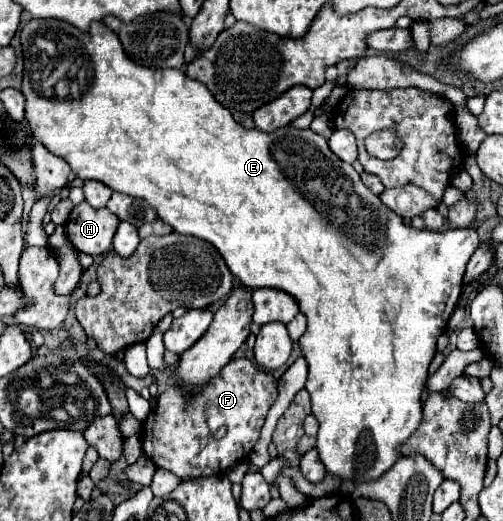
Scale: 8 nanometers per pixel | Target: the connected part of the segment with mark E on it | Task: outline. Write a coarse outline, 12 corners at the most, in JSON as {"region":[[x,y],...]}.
{"region":[[96,21],[20,31],[34,139],[288,291],[326,471],[422,421],[474,229],[404,225]]}

